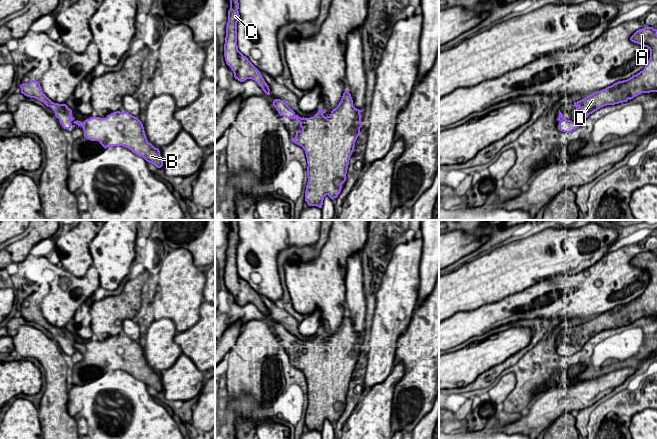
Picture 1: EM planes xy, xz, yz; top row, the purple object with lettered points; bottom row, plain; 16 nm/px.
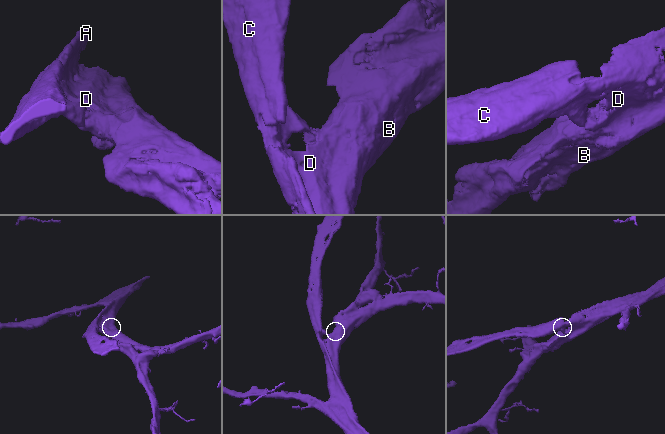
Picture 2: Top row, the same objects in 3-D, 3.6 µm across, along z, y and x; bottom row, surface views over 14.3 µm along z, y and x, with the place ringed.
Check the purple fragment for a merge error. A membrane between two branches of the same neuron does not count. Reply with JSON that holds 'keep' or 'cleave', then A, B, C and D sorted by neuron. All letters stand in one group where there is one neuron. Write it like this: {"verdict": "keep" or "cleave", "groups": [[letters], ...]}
{"verdict": "keep", "groups": [["A", "B", "C", "D"]]}

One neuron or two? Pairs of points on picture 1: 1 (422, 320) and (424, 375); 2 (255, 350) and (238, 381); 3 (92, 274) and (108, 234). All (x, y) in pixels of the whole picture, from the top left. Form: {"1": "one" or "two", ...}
{"1": "one", "2": "one", "3": "two"}

